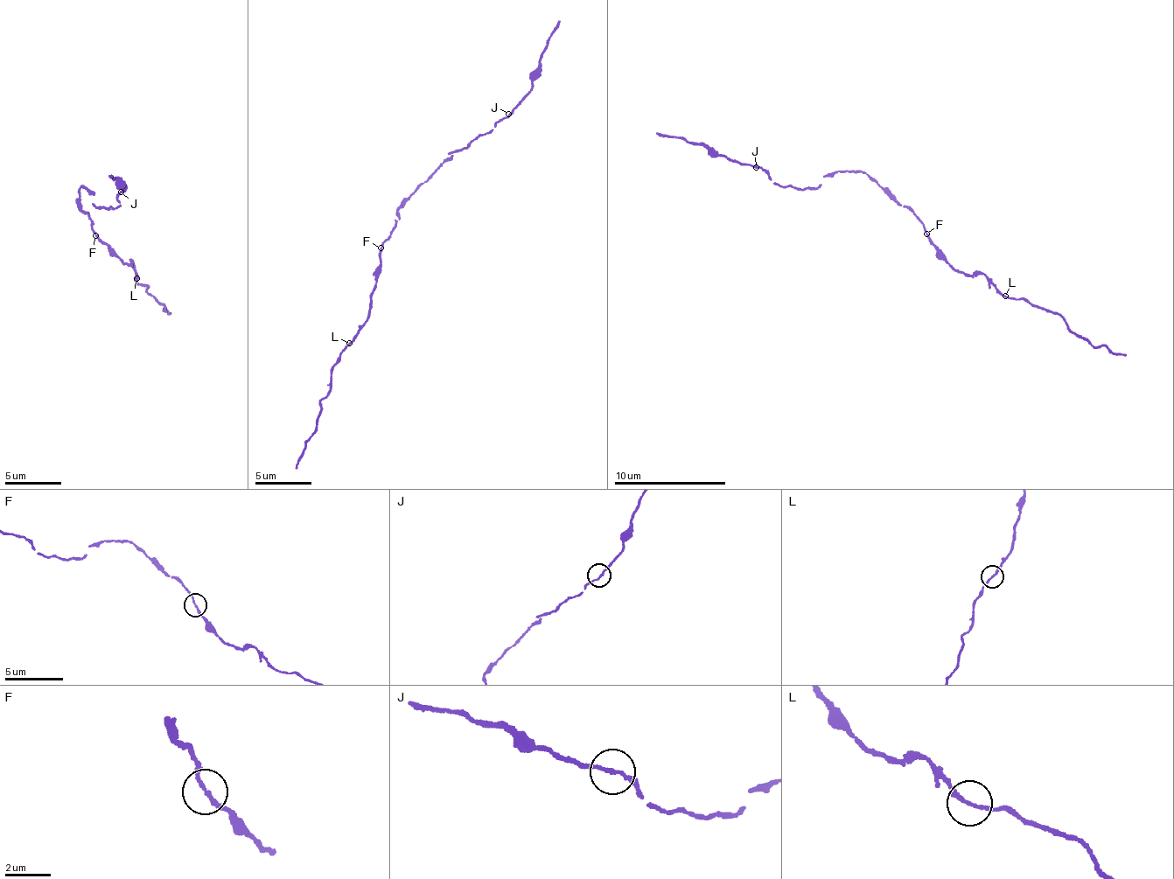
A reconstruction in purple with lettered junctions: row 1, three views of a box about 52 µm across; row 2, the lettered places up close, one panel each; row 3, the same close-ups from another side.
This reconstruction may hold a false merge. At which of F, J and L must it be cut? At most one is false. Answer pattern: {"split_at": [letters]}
{"split_at": ["J"]}

